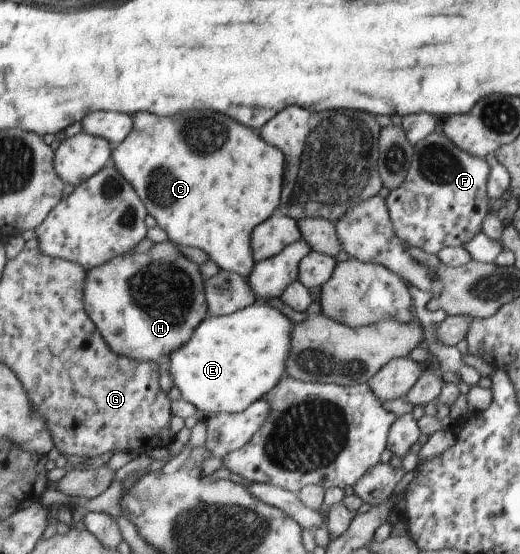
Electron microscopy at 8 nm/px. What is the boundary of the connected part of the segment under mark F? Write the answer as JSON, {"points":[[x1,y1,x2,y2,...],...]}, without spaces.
{"points":[[434,132,426,139,419,141,419,143,414,146,414,157,405,182,402,182,398,189,392,190,387,199,384,200,397,238,401,243,404,241,405,243,409,243,410,247,419,247,419,249,423,250,426,254,436,255,438,255,444,248,463,246,465,243,471,242,474,239,474,236,482,232,482,226,486,216,492,213,489,209,490,198,486,193,491,171,492,167,489,165,487,159,481,158,480,156,473,156,462,151,456,144,453,144,449,139,447,139,444,133]]}

